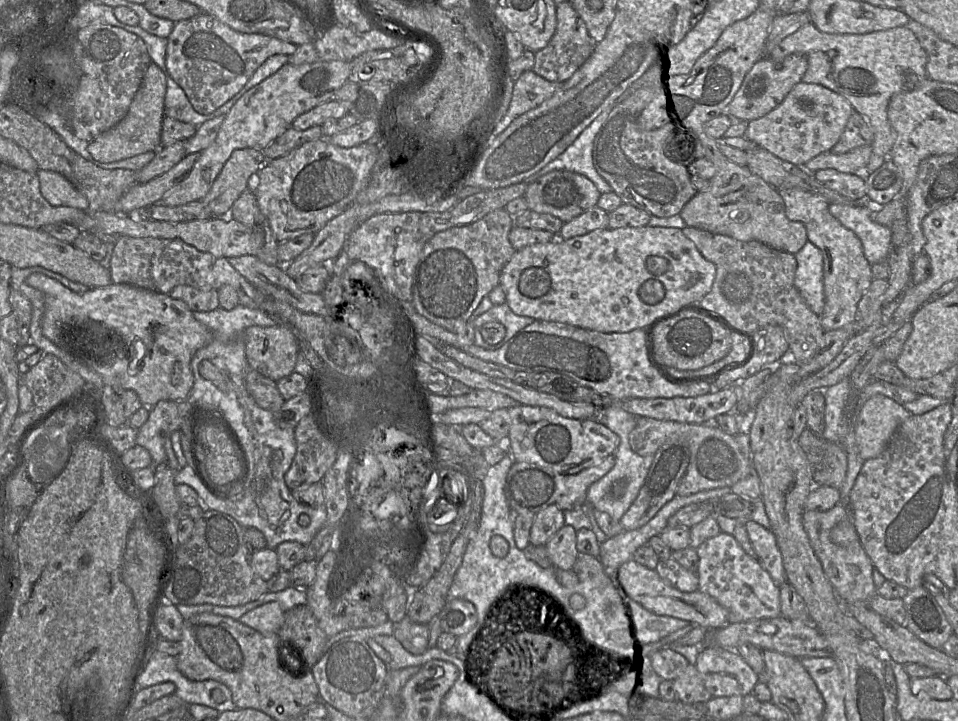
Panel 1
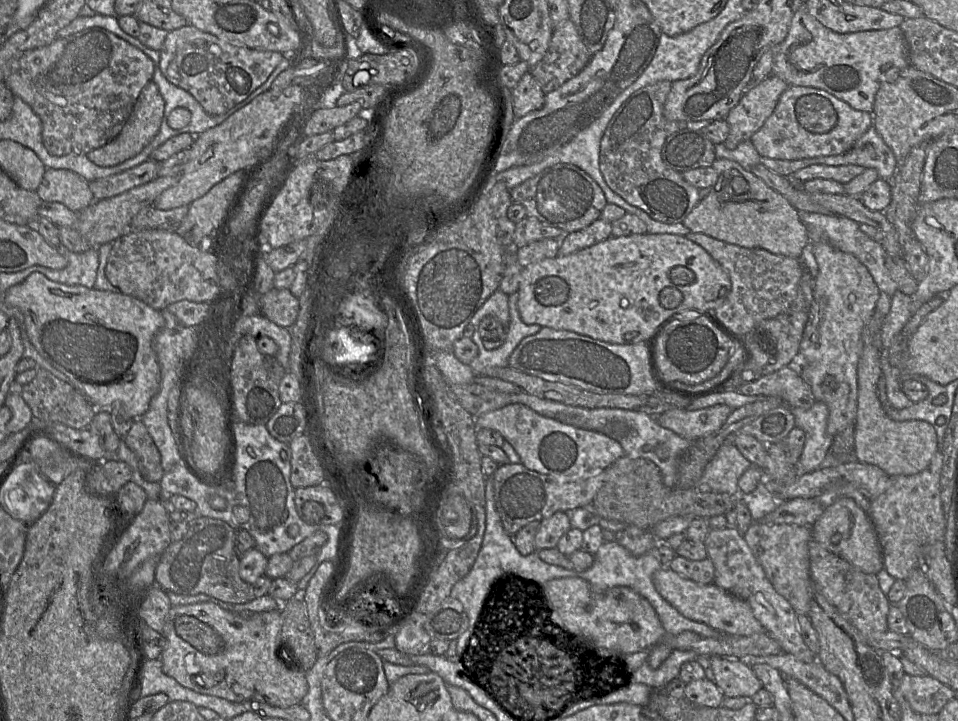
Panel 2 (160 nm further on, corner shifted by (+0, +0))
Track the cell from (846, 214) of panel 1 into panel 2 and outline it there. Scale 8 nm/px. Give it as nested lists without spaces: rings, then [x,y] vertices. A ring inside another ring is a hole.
[[[799,212],[799,217],[806,226],[810,242],[827,242],[843,252],[853,254],[869,270],[879,291],[888,294],[890,297],[894,295],[897,291],[897,284],[891,278],[886,267],[885,250],[881,243],[873,240],[860,229],[859,223],[848,217],[835,214]]]

